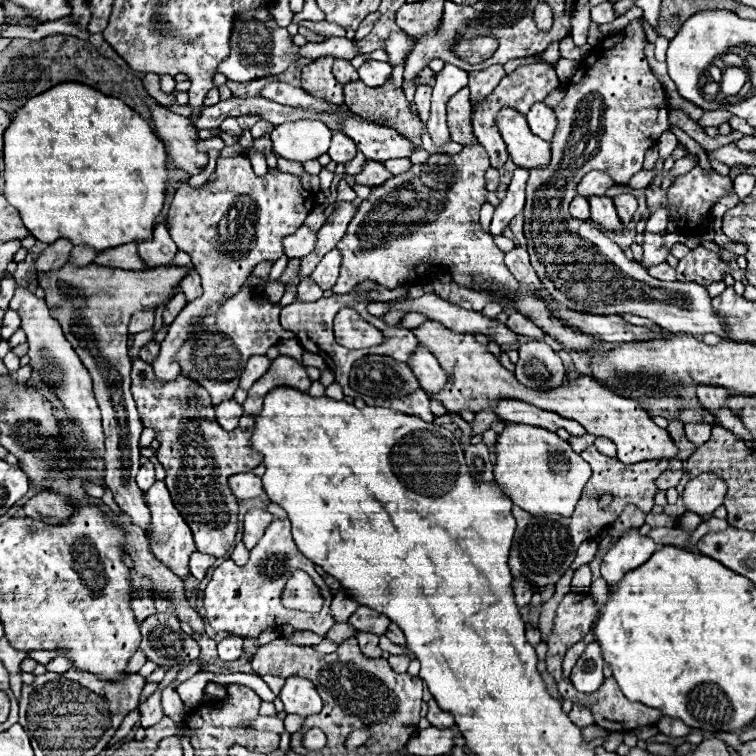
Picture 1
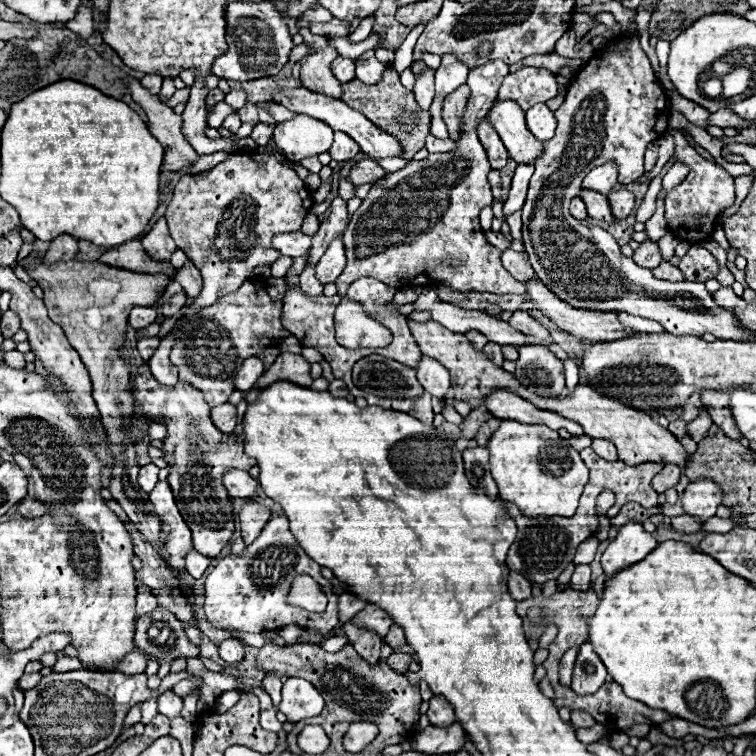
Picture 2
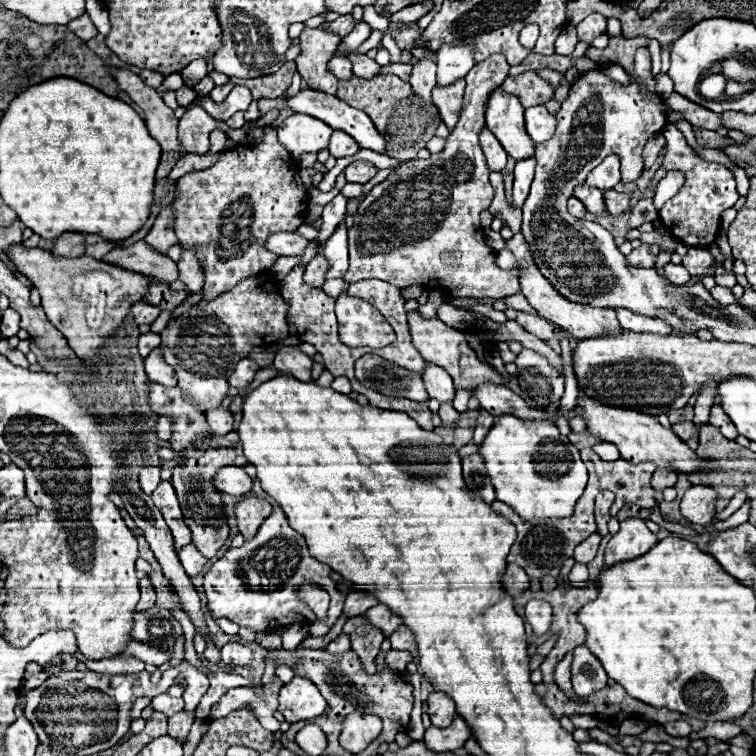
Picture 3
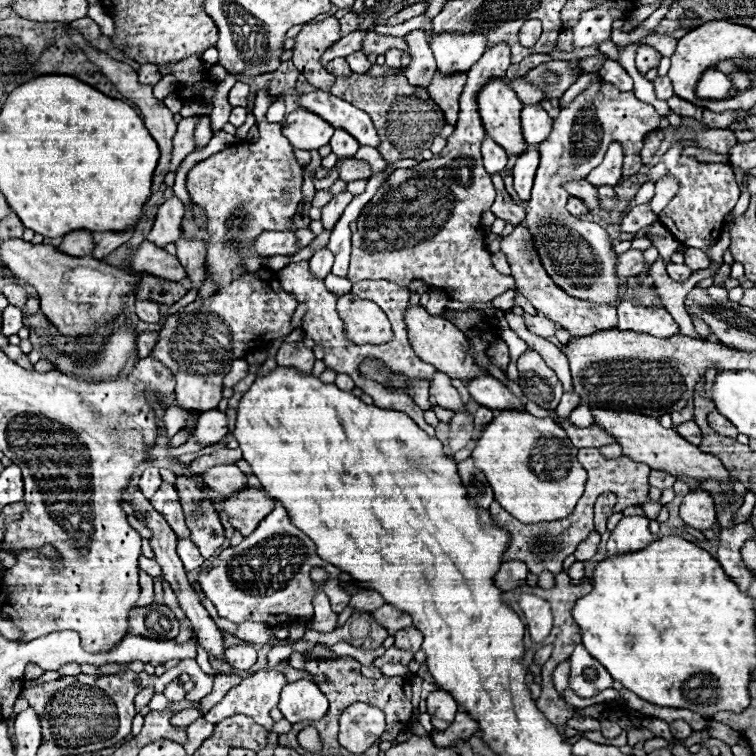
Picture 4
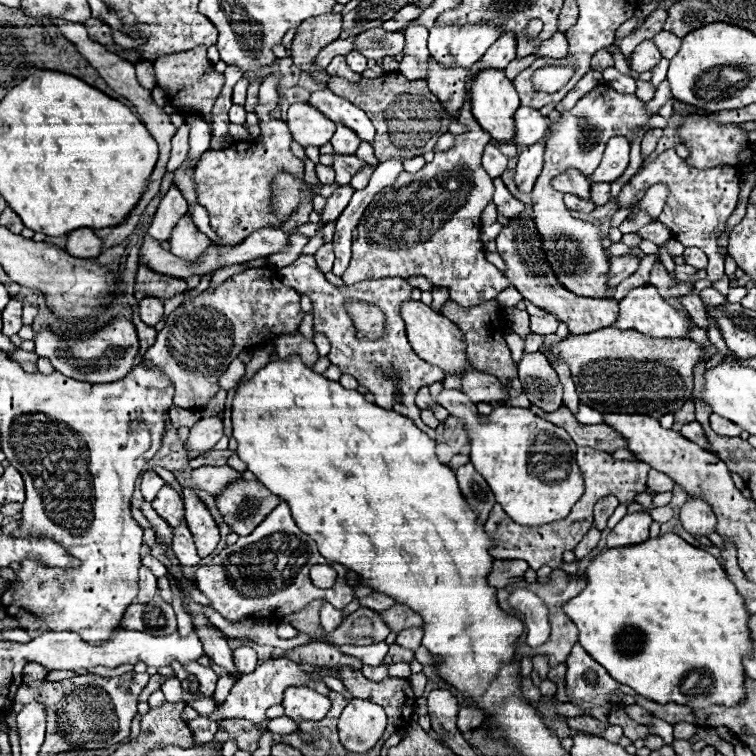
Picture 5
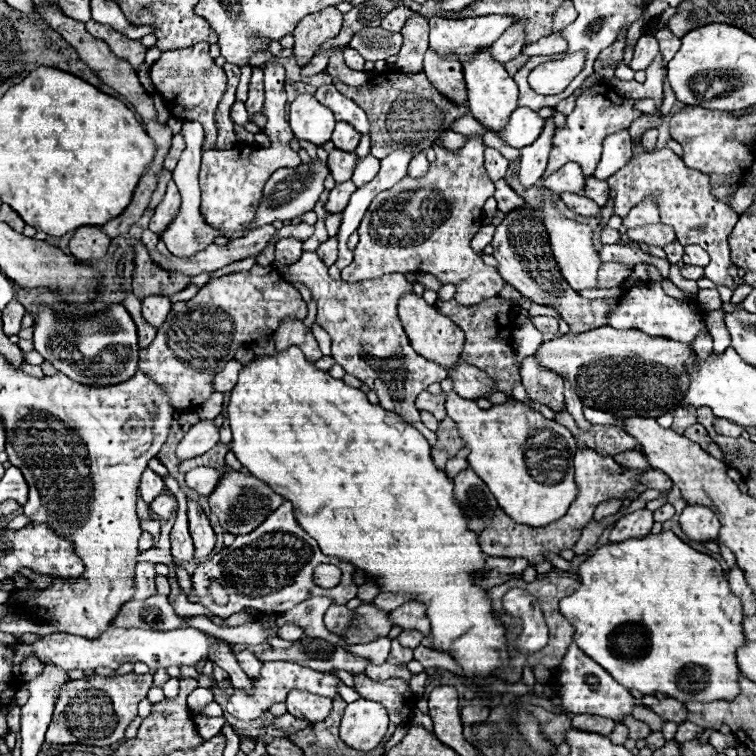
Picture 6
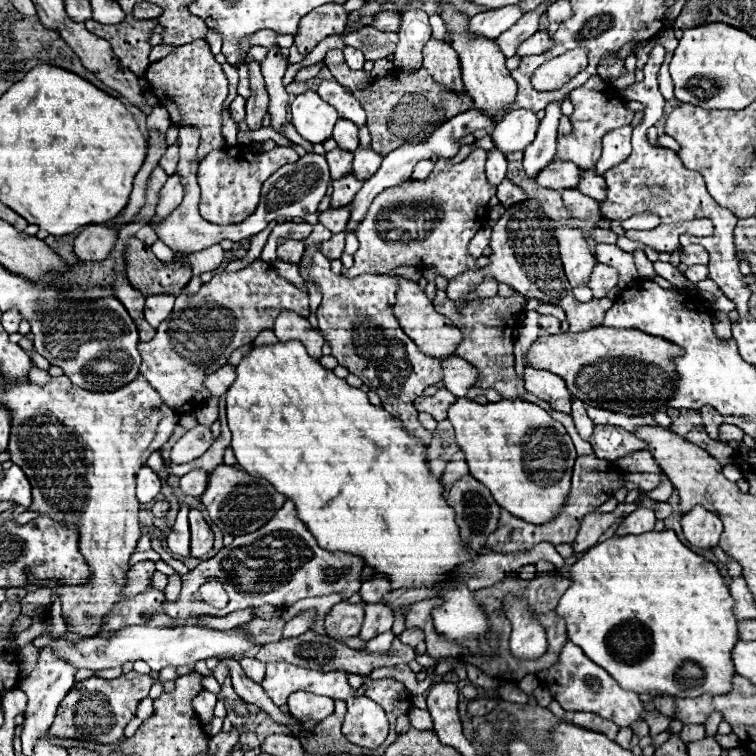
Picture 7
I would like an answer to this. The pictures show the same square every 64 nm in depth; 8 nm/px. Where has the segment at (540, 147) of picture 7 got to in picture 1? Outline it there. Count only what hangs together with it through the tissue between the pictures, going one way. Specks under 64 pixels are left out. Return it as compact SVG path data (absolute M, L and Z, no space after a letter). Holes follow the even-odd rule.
M518 168L514 172L514 178L508 186L508 192L494 212L494 218L492 218L492 224L490 224L490 234L500 236L504 232L504 228L510 224L510 220L516 214L522 212L522 208L524 208L524 188L526 188L528 174L530 174L530 170L526 170L526 168Z

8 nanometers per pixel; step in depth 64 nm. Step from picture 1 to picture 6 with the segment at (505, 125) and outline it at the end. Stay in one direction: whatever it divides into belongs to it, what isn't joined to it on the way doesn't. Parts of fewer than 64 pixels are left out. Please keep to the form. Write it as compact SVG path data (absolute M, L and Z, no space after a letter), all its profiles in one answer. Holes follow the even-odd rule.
M482 48L478 50L470 60L466 60L462 64L464 68L464 80L466 80L466 88L468 88L468 106L472 116L486 128L498 132L502 128L502 124L508 122L510 114L516 110L516 100L518 100L518 86L514 82L512 76L508 76L508 72L504 70L504 66L494 60L494 56L490 54L490 48Z

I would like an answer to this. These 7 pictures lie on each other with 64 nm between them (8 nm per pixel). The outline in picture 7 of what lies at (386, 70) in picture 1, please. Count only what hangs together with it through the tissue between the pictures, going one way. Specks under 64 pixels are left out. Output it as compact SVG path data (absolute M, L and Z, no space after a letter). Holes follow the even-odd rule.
M344 46L344 56L346 56L346 62L352 70L362 70L362 64L366 62L364 54L358 50L358 48L352 48L352 46Z

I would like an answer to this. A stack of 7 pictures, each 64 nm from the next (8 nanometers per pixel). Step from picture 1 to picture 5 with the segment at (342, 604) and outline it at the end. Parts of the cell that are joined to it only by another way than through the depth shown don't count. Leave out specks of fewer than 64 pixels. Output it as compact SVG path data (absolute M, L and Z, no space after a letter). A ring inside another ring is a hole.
M374 592L374 594L366 596L366 598L360 598L360 604L366 606L366 608L372 608L372 610L376 610L376 612L382 612L382 610L388 610L390 606L394 606L396 600L390 598L390 596L386 596L386 594Z

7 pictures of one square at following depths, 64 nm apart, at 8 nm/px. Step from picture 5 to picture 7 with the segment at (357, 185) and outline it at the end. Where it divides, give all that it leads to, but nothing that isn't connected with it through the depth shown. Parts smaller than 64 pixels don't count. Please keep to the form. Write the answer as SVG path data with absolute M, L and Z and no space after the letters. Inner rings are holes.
M370 146L368 148L358 148L354 152L354 162L352 162L352 170L358 178L368 180L380 166L382 162L382 154L374 152Z

